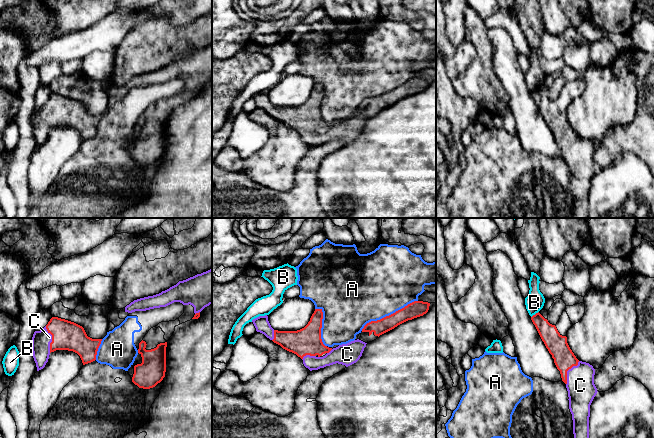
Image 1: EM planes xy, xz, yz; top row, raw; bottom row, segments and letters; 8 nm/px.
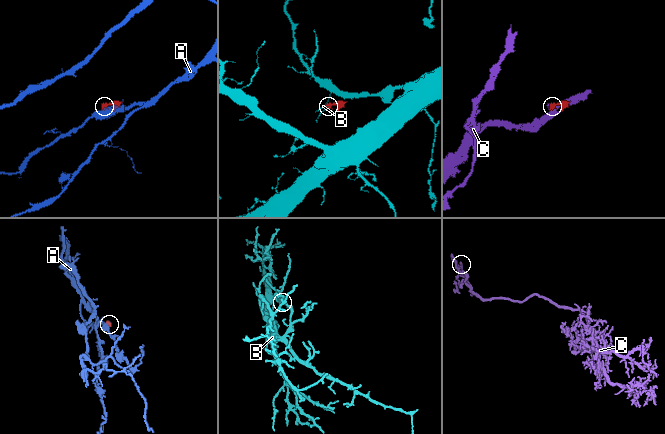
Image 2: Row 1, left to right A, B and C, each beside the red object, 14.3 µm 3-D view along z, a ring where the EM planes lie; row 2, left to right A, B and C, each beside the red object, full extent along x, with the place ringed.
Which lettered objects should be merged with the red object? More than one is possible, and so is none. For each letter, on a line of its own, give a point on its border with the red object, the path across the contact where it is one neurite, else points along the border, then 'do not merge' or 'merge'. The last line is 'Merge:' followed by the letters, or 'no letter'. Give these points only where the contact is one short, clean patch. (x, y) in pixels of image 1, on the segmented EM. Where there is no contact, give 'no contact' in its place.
A: contact xz (389, 315); do not merge
B: contact yz (535, 314); border yz (538, 311), (531, 317); do not merge
C: contact xy (52, 339); merge
Merge: C

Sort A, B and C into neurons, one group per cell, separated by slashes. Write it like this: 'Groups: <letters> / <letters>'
Groups: A / B / C

